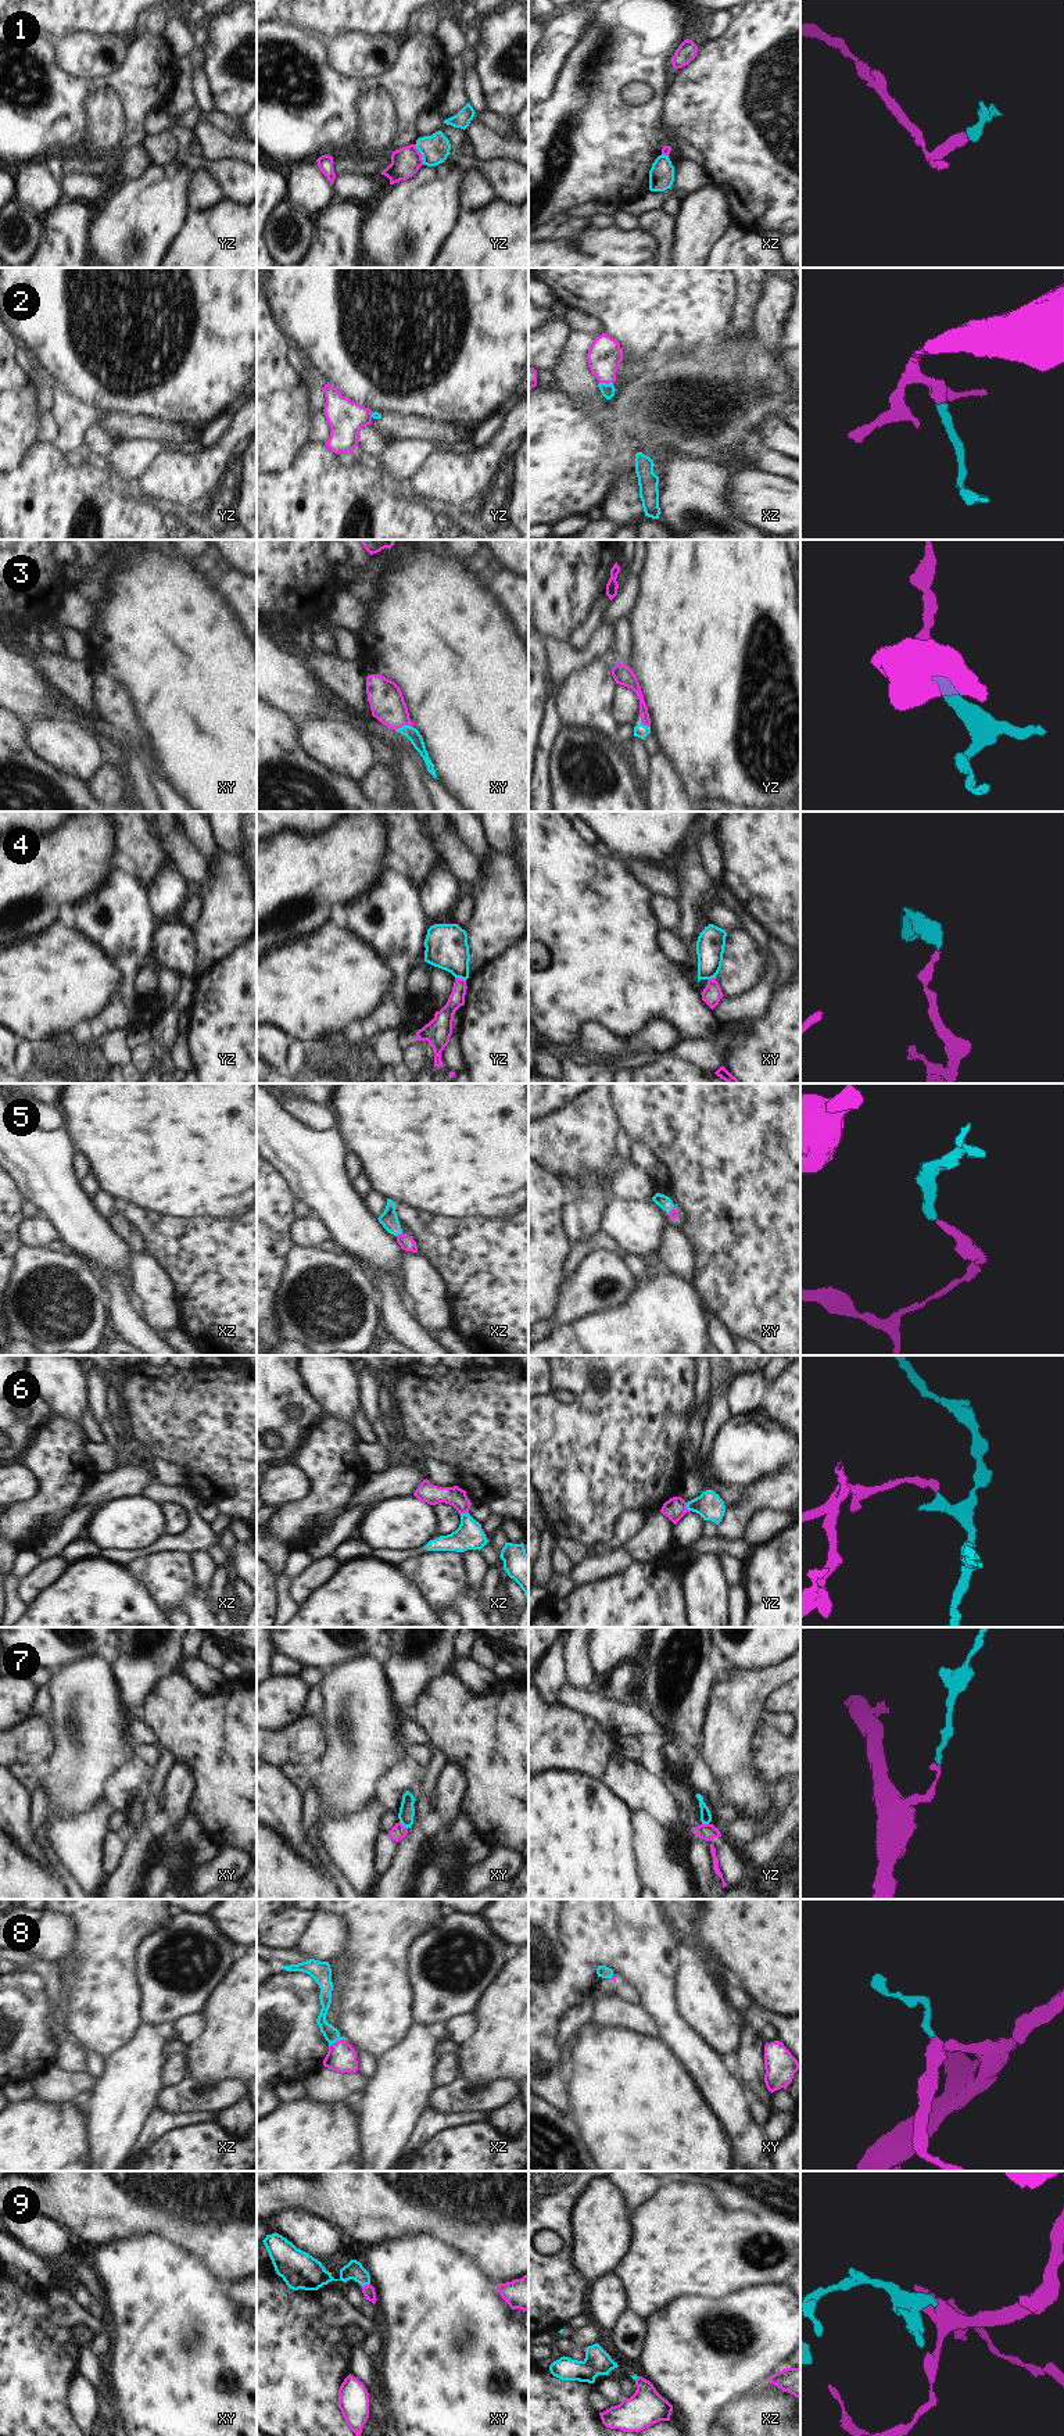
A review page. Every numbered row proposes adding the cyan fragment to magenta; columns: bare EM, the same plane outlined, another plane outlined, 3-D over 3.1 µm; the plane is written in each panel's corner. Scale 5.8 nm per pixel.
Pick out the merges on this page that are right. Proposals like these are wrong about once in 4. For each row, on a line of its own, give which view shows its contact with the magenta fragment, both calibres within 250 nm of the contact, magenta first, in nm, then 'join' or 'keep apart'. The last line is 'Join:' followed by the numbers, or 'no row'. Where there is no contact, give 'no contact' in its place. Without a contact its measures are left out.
1: yz | 170/170 nm | keep apart
2: xz | 200/80 nm | join
3: xy | 200/80 nm | join
4: yz | 100/240 nm | keep apart
5: xz | 80/100 nm | join
6: yz | 120/160 nm | join
7: xy | 90/90 nm | join
8: xz | 170/90 nm | join
9: xy | 70/110 nm | join
Join: 2, 3, 5, 6, 7, 8, 9

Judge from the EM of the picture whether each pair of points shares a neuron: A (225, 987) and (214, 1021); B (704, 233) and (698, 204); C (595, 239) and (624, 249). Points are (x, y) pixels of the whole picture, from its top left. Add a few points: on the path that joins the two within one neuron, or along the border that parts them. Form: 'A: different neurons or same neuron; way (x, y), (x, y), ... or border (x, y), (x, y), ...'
A: same neuron; way (225, 995), (225, 1010), (222, 1013)
B: same neuron; way (701, 226), (701, 211)
C: same neuron; way (602, 243), (618, 249)

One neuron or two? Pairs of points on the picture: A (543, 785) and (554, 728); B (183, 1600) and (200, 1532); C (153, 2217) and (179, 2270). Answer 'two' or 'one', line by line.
A: one
B: two
C: two

